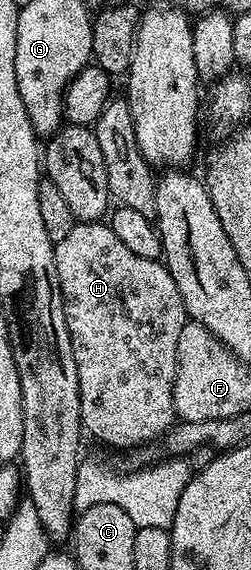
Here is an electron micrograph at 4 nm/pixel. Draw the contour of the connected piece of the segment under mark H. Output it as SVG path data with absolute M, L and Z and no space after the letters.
M76 222L73 229L60 243L55 244L55 264L57 265L57 281L63 298L65 309L65 325L69 329L69 341L73 345L73 361L77 361L77 385L81 401L81 421L84 432L88 436L100 439L107 447L139 447L150 439L166 436L175 426L177 416L173 405L173 381L177 365L177 341L181 338L181 329L189 321L187 310L181 301L181 293L177 289L177 281L169 273L169 269L159 259L137 257L117 238L117 233L106 222L81 223Z

